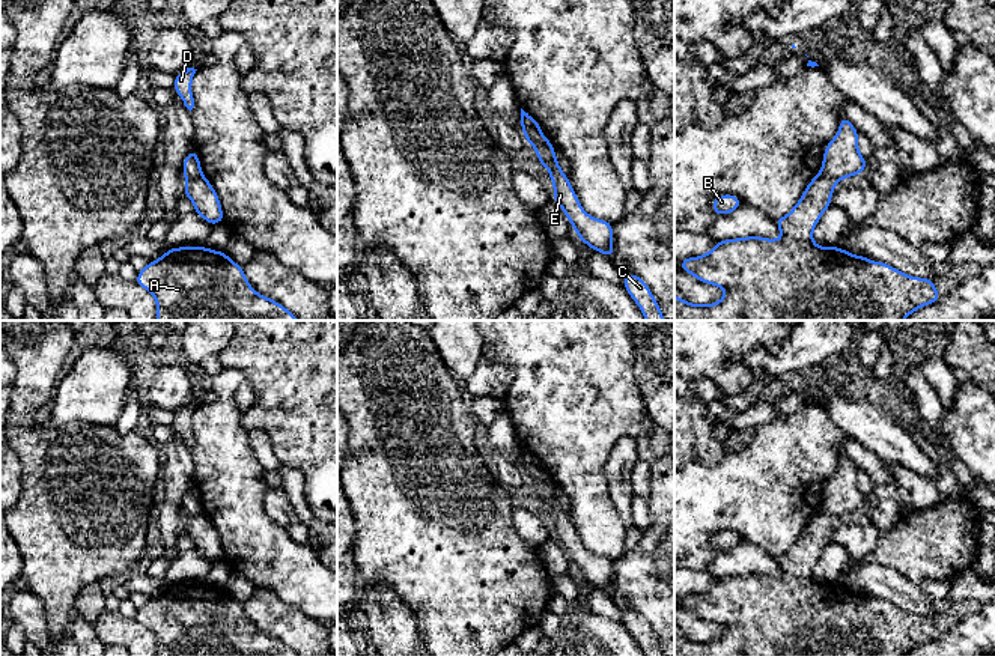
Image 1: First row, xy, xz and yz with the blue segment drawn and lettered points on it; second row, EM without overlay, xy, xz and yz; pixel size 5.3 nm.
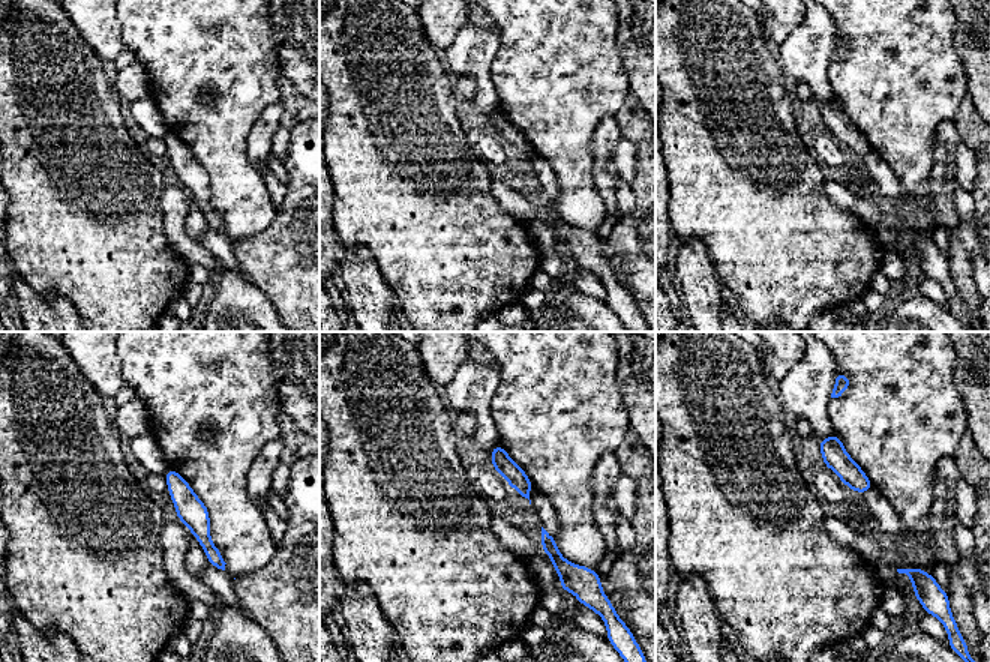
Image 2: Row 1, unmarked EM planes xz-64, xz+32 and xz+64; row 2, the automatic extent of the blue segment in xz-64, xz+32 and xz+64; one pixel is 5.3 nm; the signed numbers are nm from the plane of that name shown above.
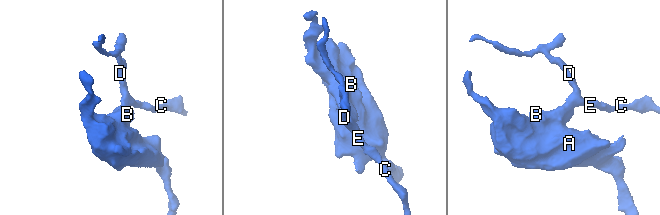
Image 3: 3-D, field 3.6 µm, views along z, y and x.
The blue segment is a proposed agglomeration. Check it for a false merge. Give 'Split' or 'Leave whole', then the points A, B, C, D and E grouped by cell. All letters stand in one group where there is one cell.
Split. Groups: A B / C D E

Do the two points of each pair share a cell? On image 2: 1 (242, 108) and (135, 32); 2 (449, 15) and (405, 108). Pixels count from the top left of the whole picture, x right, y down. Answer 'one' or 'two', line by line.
1: one
2: two

